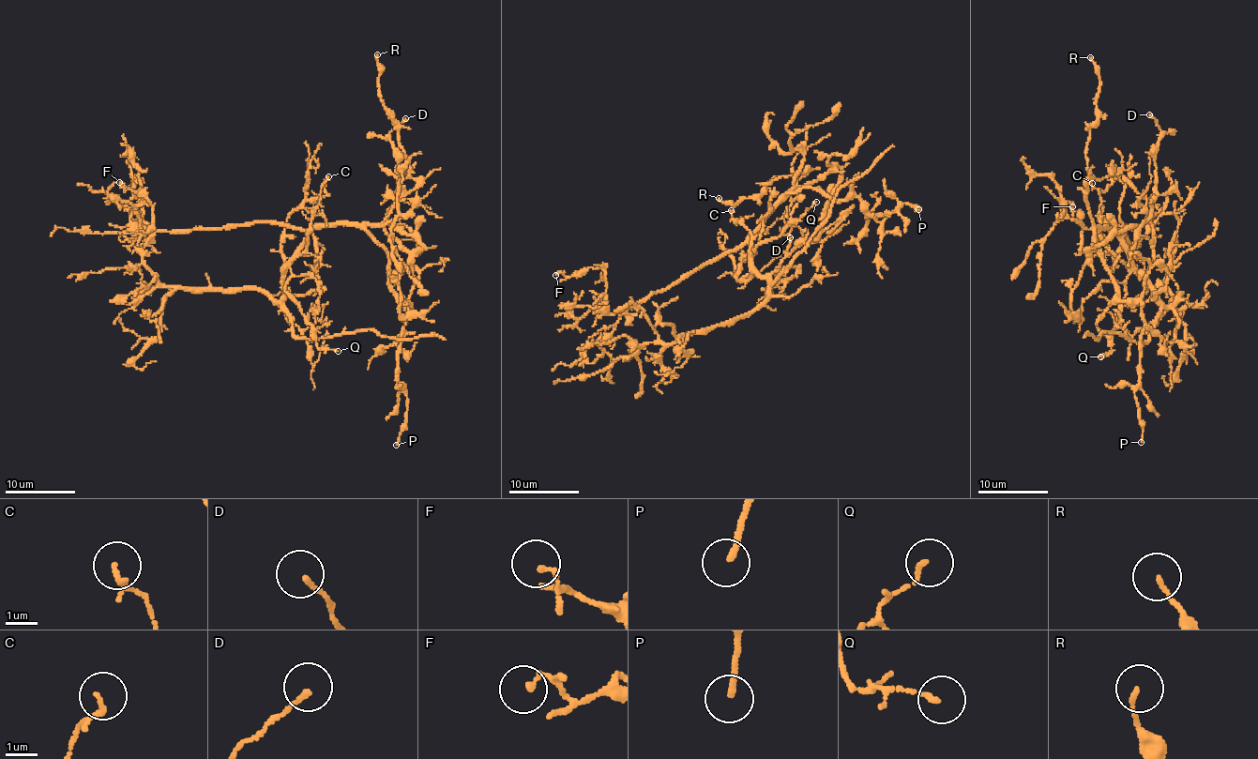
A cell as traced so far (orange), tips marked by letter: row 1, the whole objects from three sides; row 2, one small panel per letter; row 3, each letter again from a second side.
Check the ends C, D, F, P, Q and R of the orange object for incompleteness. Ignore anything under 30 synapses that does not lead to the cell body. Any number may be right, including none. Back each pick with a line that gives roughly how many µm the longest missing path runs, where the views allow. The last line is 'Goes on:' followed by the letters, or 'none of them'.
Goes on: none of them

